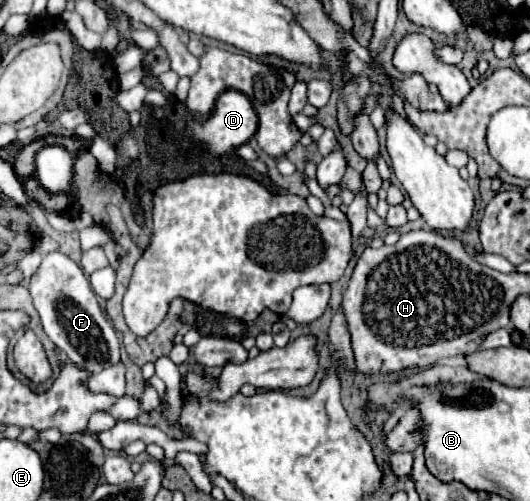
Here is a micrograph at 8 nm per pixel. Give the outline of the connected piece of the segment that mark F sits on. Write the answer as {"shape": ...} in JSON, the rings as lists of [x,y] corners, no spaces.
{"shape":[[[61,251],[45,255],[37,273],[29,281],[29,291],[47,337],[69,357],[73,365],[95,375],[105,367],[121,363],[121,341],[101,311],[83,269],[75,261]]]}

